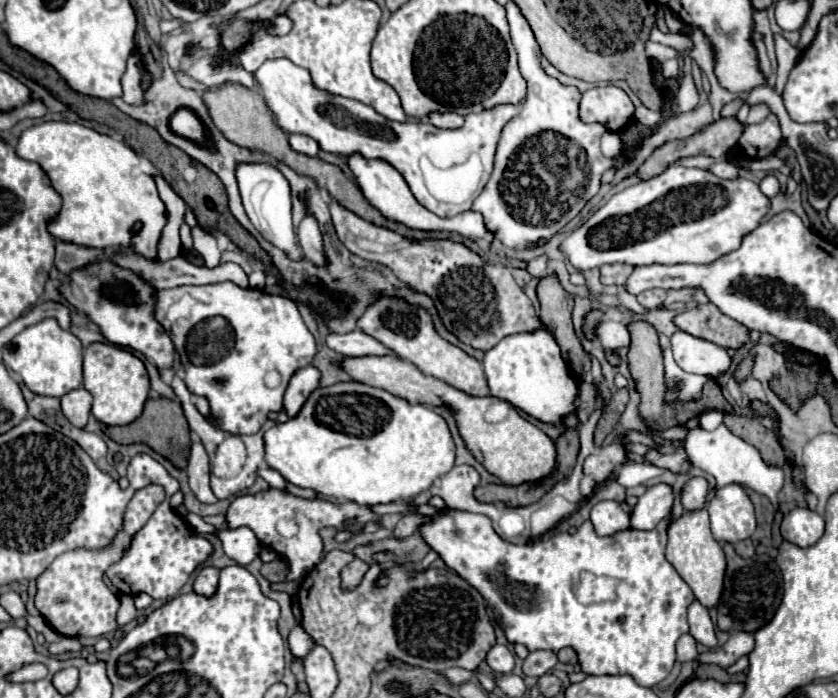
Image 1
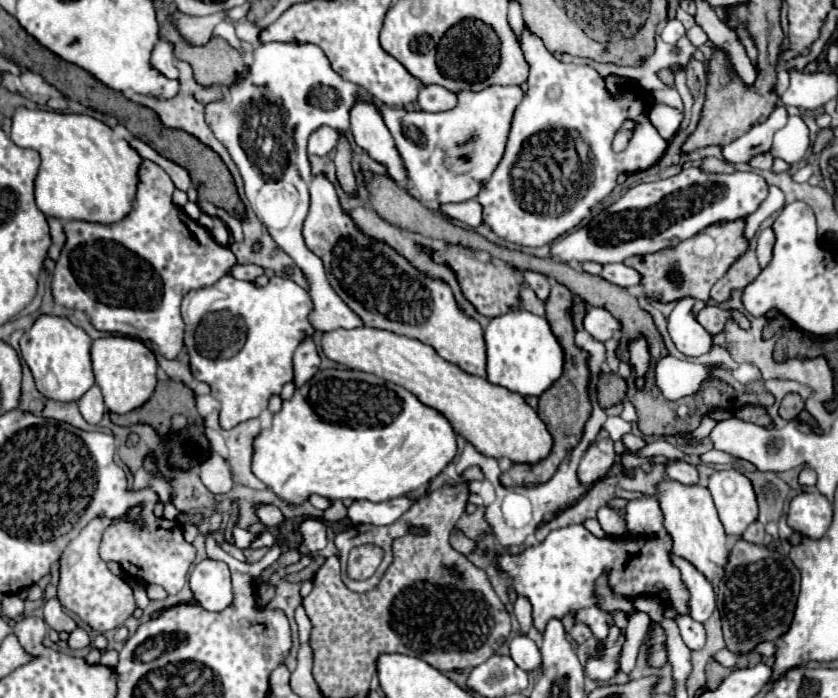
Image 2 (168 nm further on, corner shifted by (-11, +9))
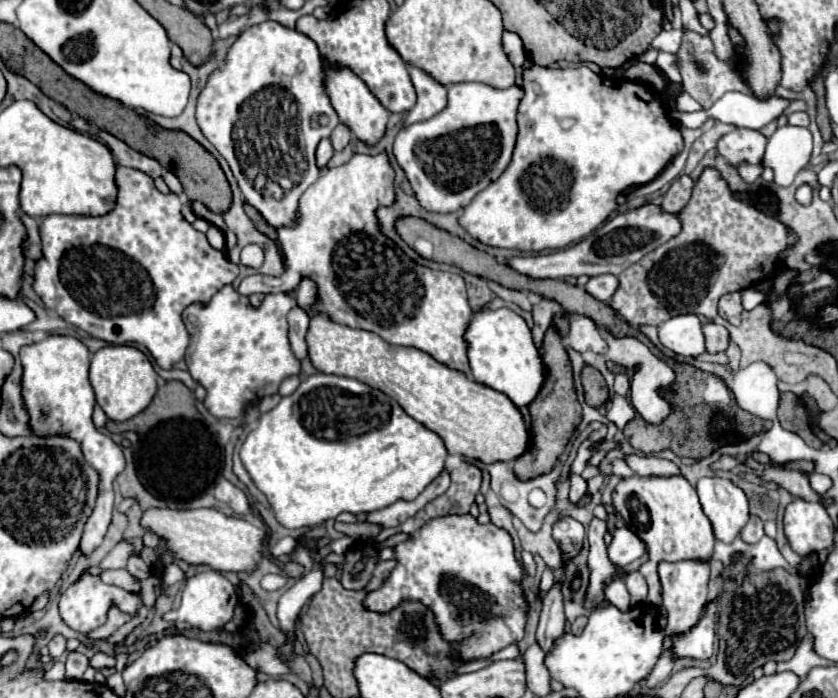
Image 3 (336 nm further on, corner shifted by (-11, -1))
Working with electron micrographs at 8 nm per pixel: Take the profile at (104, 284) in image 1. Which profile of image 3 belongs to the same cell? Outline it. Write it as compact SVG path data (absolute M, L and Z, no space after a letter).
M116 166L116 184L118 184L118 200L116 200L116 208L104 216L46 216L40 222L40 236L42 236L42 250L44 250L44 258L36 262L36 274L34 274L34 290L36 294L42 298L44 306L48 310L52 310L54 314L58 314L60 318L64 318L66 322L82 328L84 332L88 332L94 338L100 338L108 344L140 344L144 348L148 348L148 352L154 356L156 364L160 368L172 368L178 360L184 358L186 346L188 346L188 332L182 324L182 310L192 304L192 302L208 302L222 286L232 284L232 280L238 276L238 266L234 262L230 262L220 250L212 248L210 242L206 240L206 234L198 232L192 228L192 224L188 224L180 212L180 198L176 194L162 194L156 186L154 180L136 168L124 168L124 166Z

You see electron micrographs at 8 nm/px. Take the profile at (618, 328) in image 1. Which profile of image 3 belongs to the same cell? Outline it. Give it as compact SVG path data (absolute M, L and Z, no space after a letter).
M572 314L570 316L570 334L568 334L572 348L578 352L596 352L596 354L604 354L608 350L606 340L602 338L602 334L598 332L596 322L592 322L590 318L584 318L580 314Z

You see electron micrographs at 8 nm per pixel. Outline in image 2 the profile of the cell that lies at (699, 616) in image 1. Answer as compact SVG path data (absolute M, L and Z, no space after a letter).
M670 554L670 560L680 570L680 576L688 588L688 594L690 594L688 614L690 614L690 618L694 618L696 622L706 622L710 618L712 610L716 608L716 596L714 596L712 584L688 560L674 556L674 554Z

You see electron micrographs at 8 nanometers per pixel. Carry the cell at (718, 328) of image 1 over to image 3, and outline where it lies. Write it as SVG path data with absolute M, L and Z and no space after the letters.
M708 322L702 326L702 332L704 332L704 338L706 338L706 350L708 352L724 352L726 346L728 346L728 330L720 324L714 324L714 322Z

